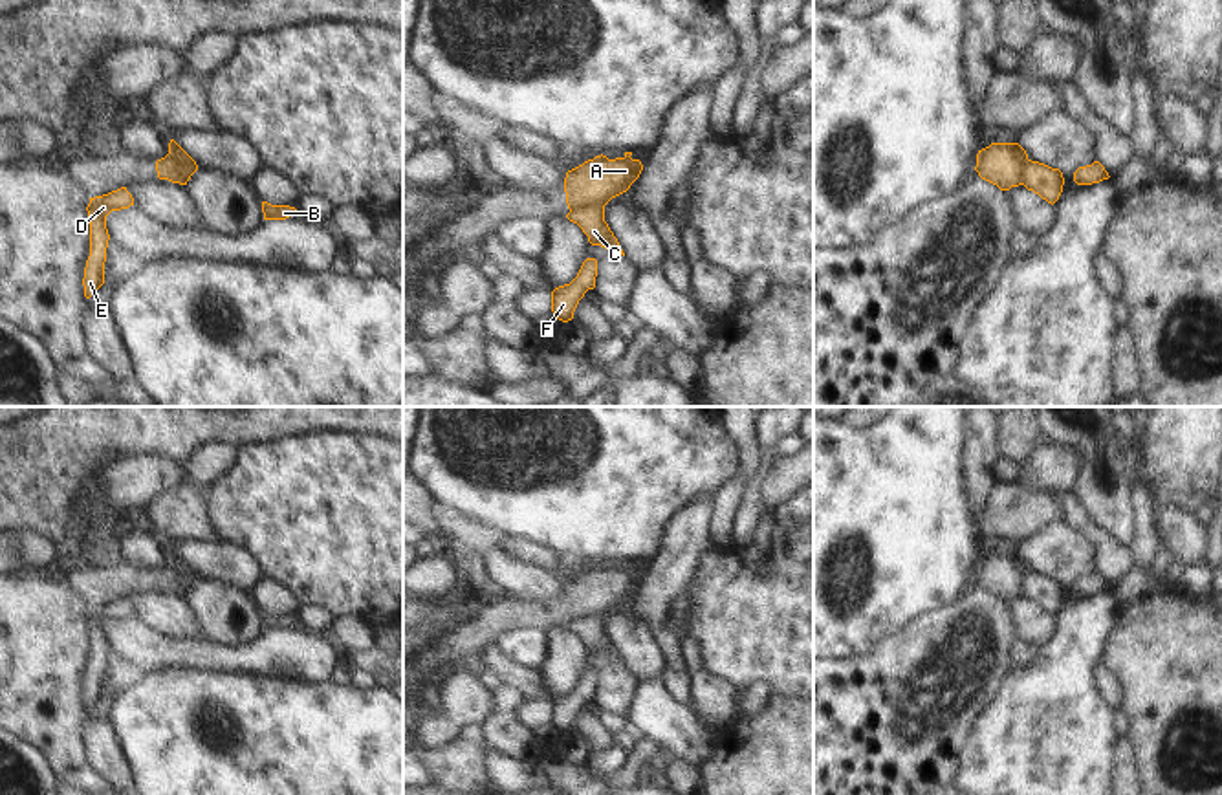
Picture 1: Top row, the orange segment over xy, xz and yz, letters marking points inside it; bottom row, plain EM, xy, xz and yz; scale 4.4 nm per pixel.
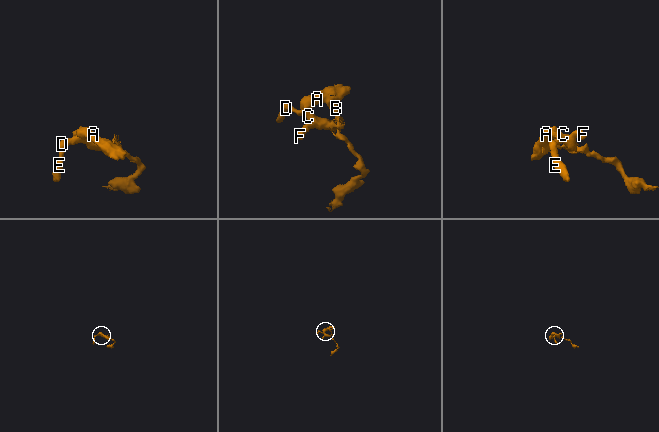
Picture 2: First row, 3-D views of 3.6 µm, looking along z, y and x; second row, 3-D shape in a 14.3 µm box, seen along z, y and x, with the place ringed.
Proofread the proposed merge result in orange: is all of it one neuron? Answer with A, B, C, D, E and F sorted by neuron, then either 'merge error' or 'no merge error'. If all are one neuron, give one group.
groups A B / C D E F; merge error

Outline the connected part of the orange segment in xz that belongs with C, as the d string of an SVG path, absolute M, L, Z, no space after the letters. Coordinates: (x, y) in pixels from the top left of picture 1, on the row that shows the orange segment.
M590 203L586 207L575 207L566 214L566 218L583 229L592 245L601 245L625 256L617 238L605 222L605 205Z

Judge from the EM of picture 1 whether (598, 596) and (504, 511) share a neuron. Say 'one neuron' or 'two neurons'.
two neurons

